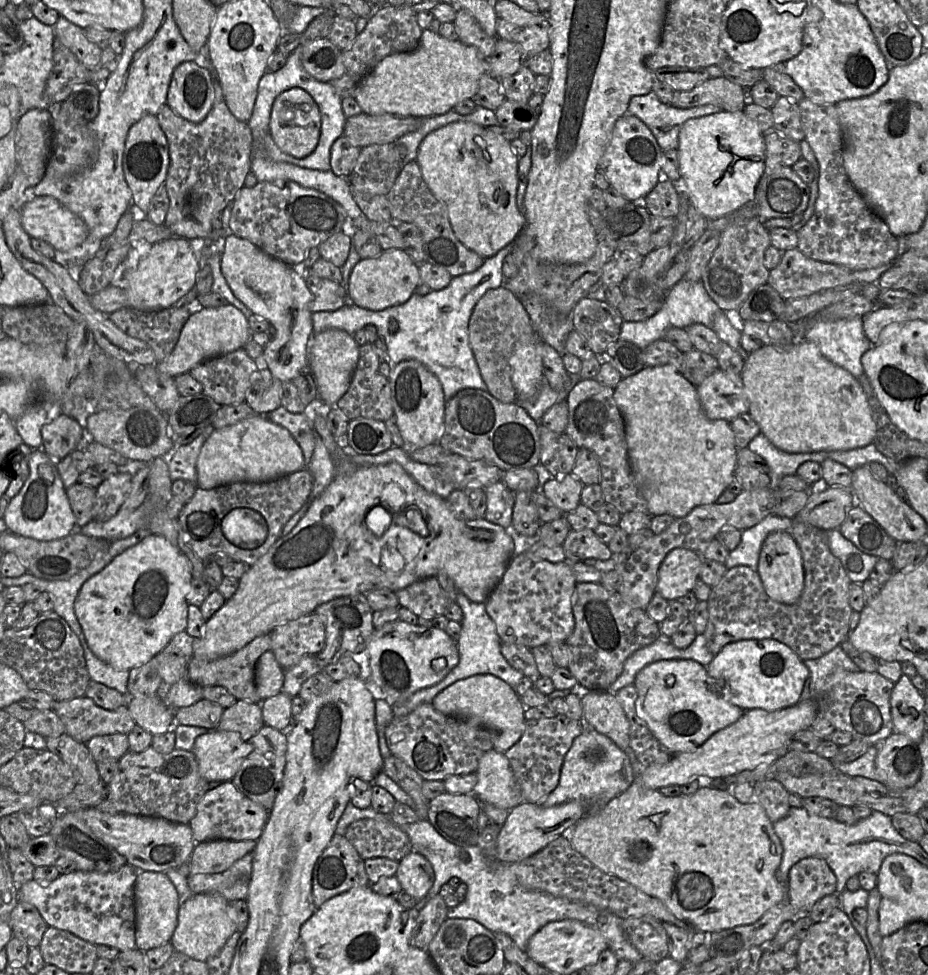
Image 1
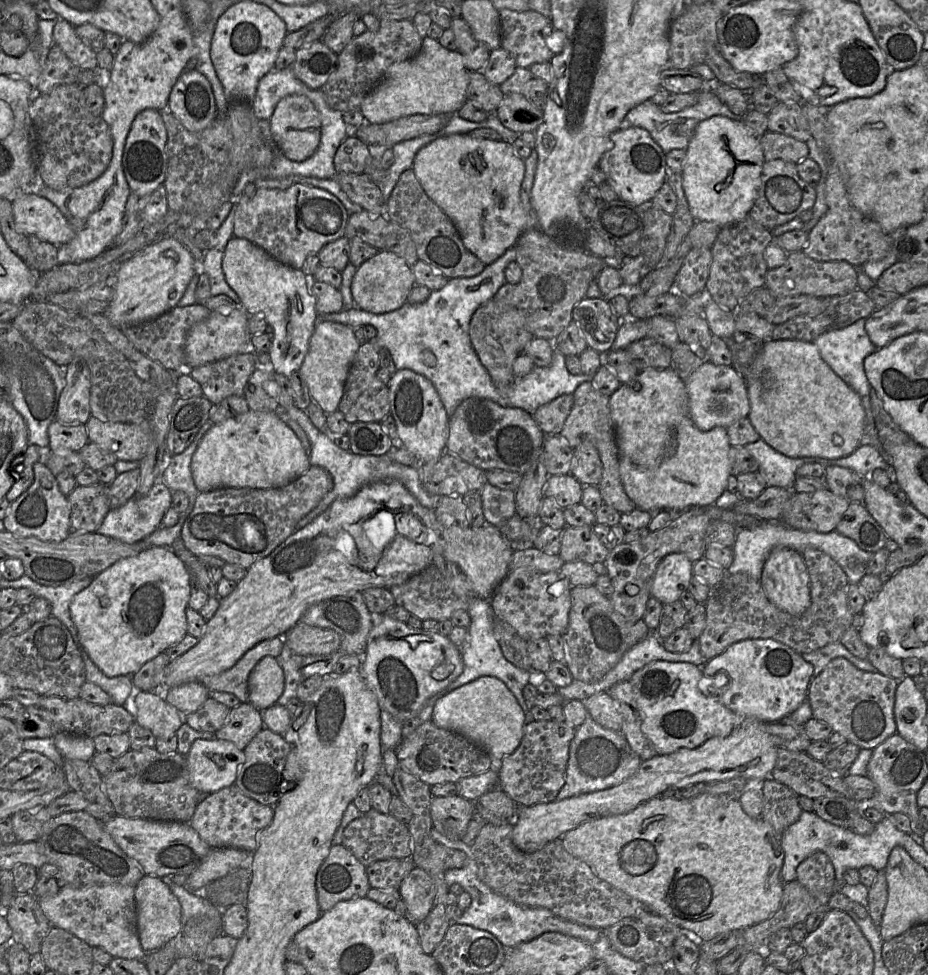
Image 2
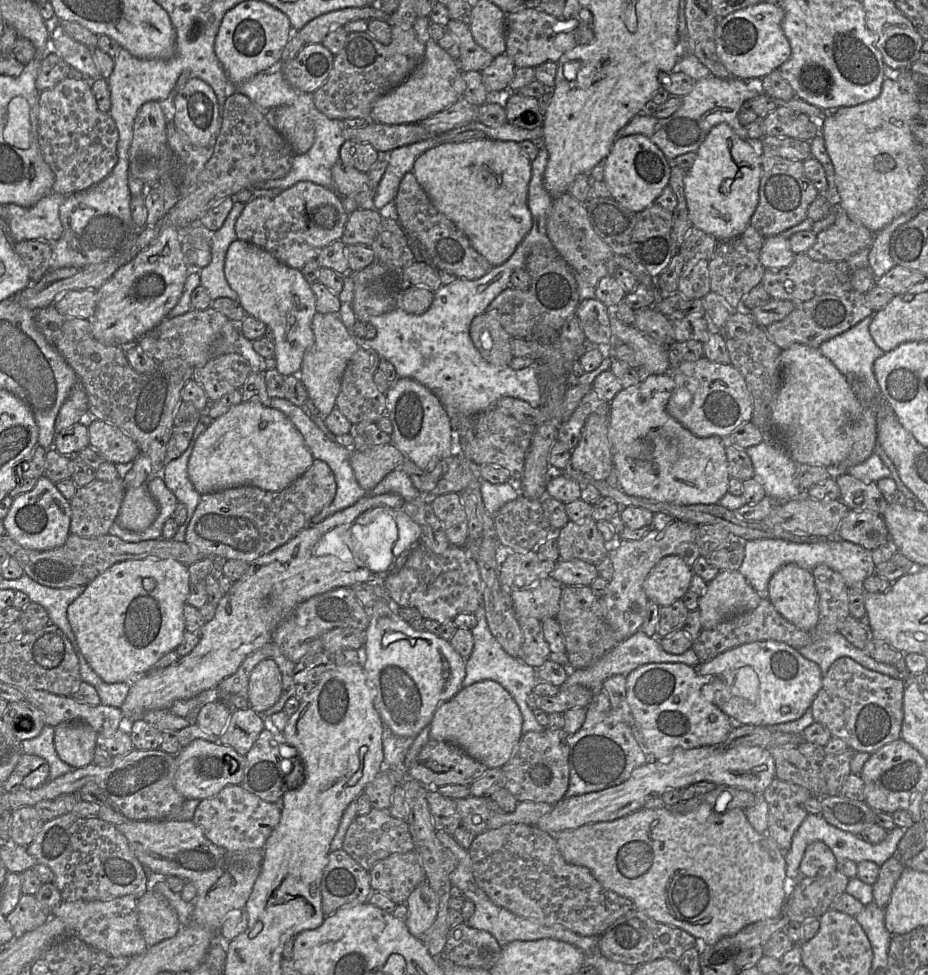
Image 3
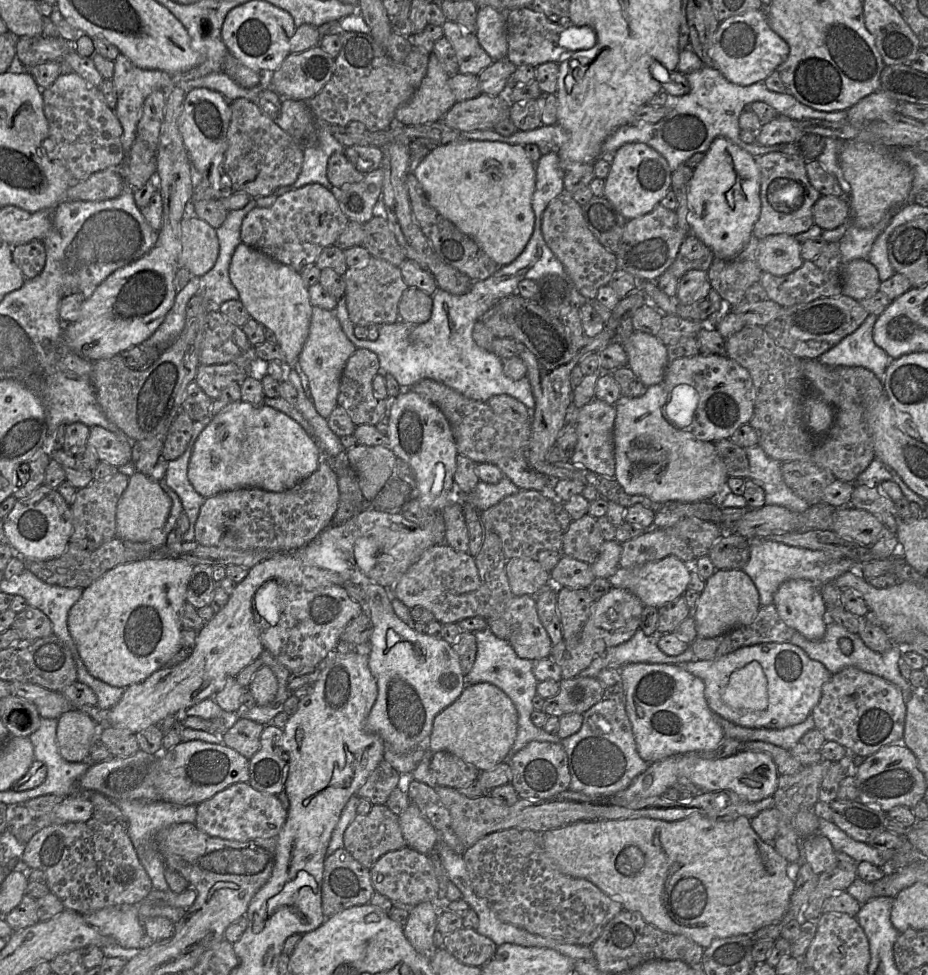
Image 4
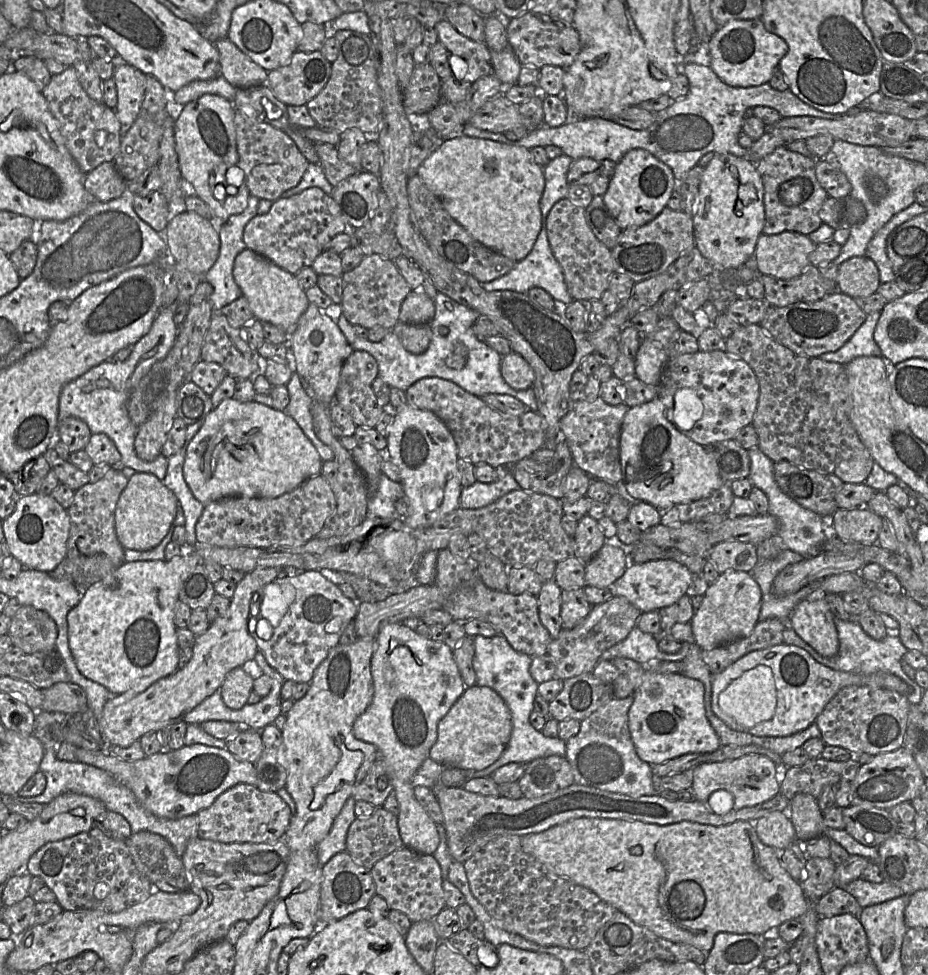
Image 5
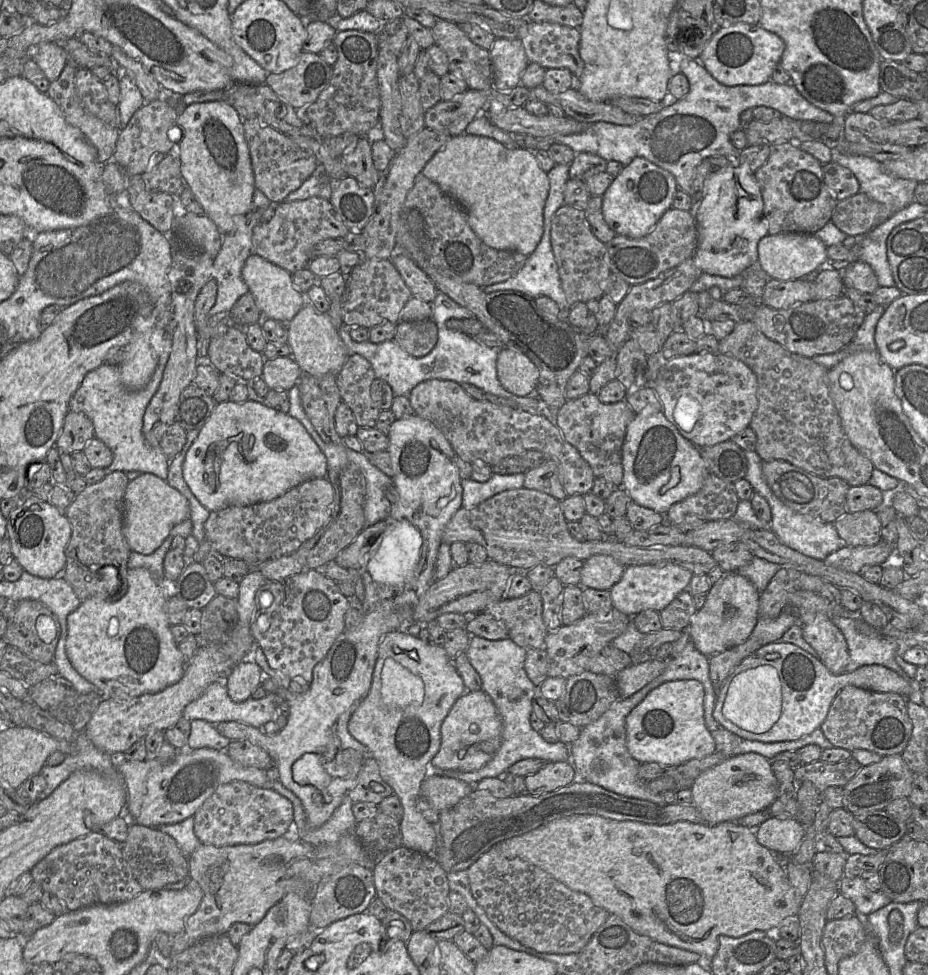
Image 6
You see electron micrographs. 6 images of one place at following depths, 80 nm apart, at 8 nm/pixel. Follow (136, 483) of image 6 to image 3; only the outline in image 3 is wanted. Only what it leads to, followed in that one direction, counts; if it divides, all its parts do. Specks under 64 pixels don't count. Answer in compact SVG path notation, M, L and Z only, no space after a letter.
M146 485L125 491L116 522L133 532L146 530L156 520L159 507Z

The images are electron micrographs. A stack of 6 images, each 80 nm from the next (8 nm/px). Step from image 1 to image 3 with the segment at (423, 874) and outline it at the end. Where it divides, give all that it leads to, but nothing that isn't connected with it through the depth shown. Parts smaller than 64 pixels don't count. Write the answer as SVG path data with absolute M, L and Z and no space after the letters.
M427 880L412 891L406 906L407 928L413 936L421 940L421 936L432 926L437 915L437 898Z

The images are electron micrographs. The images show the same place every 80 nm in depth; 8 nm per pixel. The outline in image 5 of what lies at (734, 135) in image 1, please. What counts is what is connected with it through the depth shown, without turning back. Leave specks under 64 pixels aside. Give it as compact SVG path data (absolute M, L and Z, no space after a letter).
M715 153L704 168L694 209L695 246L715 269L737 268L754 254L765 224L764 188L757 164L729 153Z

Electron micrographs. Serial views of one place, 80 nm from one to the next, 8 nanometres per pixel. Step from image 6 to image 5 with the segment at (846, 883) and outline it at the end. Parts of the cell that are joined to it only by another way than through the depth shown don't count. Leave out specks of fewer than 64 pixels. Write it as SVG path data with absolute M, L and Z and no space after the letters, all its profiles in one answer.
M861 877L842 888L855 897L861 908L880 904L904 894L899 887L889 882L872 883Z

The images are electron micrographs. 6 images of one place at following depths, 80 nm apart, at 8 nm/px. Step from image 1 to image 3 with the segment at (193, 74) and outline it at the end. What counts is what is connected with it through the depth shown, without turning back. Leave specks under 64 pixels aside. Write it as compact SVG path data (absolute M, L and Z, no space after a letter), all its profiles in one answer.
M190 78L174 96L171 111L175 126L192 144L214 146L222 121L217 97L209 84Z

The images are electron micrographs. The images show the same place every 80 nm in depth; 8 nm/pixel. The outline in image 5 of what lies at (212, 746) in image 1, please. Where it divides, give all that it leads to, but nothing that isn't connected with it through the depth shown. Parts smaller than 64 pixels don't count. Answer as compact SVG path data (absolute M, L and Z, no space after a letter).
M203 744L183 746L177 750L164 750L136 761L123 761L106 751L76 748L79 762L109 772L118 782L134 794L139 803L153 815L166 819L179 819L197 814L209 807L215 799L236 784L257 785L254 764L237 759L227 749Z

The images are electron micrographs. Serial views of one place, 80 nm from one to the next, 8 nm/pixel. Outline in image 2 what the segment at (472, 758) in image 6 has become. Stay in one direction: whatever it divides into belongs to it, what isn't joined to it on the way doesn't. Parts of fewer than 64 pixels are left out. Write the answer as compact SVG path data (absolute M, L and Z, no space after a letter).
M482 676L439 698L433 707L432 722L464 736L484 750L499 773L502 759L512 754L521 742L526 717L504 682L493 676Z

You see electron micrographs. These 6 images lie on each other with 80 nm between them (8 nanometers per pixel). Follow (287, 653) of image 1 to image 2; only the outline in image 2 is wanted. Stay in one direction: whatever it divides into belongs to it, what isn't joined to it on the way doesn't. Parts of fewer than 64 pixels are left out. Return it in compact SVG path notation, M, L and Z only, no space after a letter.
M300 621L284 634L283 640L289 650L303 657L330 654L336 651L341 643L335 631Z

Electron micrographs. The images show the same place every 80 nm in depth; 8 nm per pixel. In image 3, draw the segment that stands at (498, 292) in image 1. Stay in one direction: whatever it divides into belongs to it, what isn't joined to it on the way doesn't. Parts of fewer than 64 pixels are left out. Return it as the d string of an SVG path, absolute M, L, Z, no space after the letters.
M487 312L473 318L470 337L481 356L491 365L507 368L514 358L511 352L512 337L500 322Z

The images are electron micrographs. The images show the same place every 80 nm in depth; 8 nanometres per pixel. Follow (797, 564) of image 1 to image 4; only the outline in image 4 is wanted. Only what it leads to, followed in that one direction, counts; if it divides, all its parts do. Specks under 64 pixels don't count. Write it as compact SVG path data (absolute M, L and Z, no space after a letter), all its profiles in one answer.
M805 579L785 581L775 592L773 605L781 619L805 638L818 641L824 637L828 625L828 613L818 584Z

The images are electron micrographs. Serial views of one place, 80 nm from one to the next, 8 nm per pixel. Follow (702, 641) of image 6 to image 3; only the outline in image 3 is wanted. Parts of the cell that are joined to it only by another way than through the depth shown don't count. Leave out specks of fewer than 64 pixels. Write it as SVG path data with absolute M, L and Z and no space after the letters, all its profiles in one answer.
M719 570L707 584L705 593L699 597L698 610L701 614L701 627L712 629L725 619L755 609L761 598L746 578L738 570Z

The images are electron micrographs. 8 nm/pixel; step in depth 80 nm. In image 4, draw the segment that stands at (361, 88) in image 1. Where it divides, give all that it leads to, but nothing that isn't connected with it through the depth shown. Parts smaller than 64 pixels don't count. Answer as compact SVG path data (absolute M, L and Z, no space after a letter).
M430 52L425 77L412 98L397 109L394 121L419 126L442 119L457 102L448 85L449 77L436 55Z

